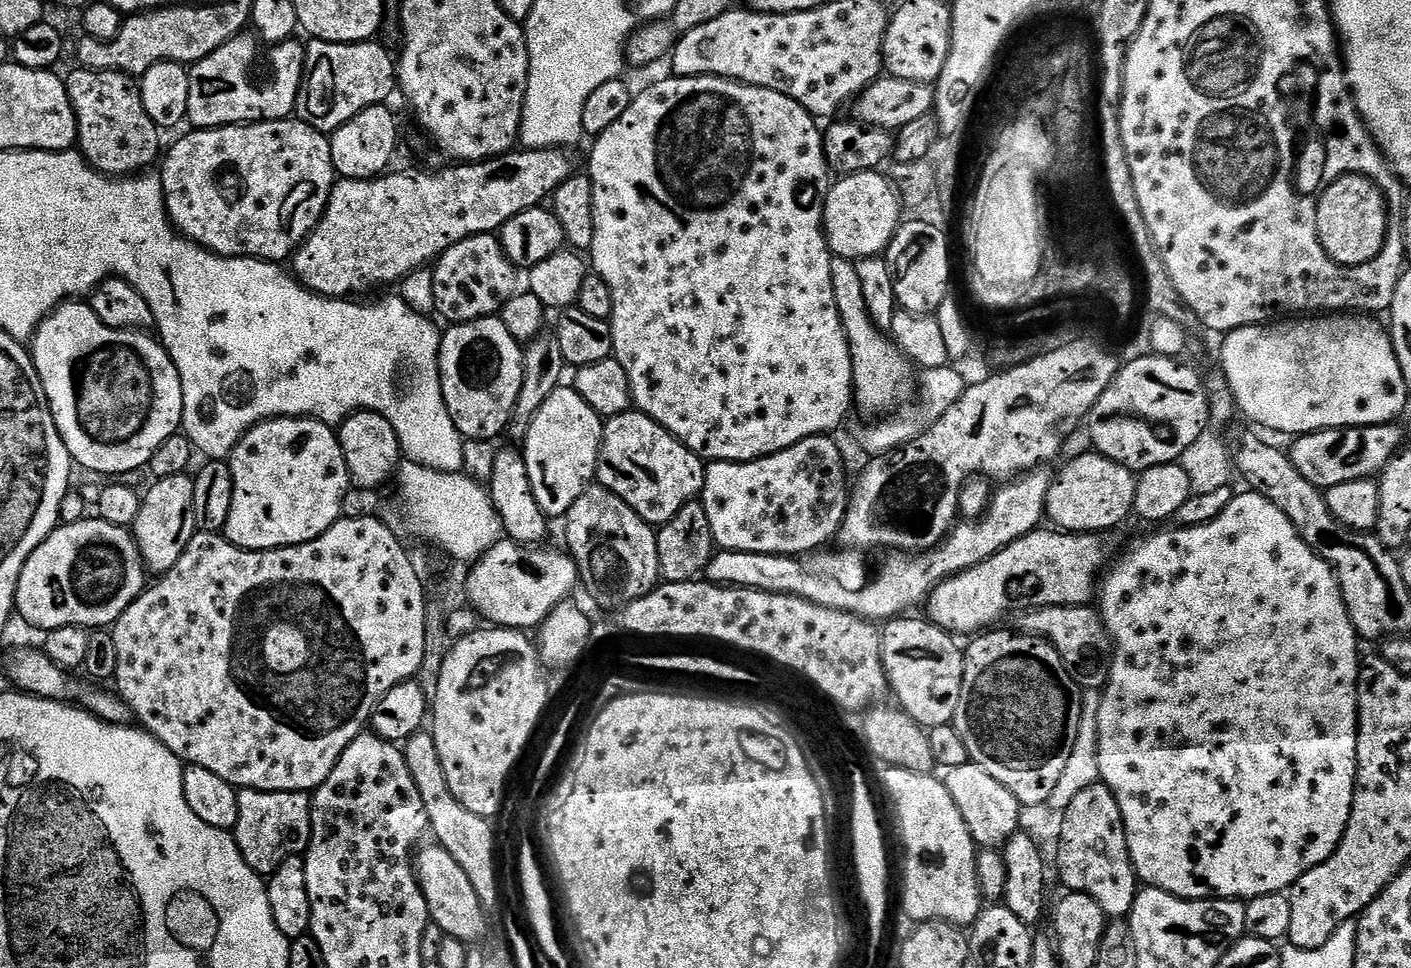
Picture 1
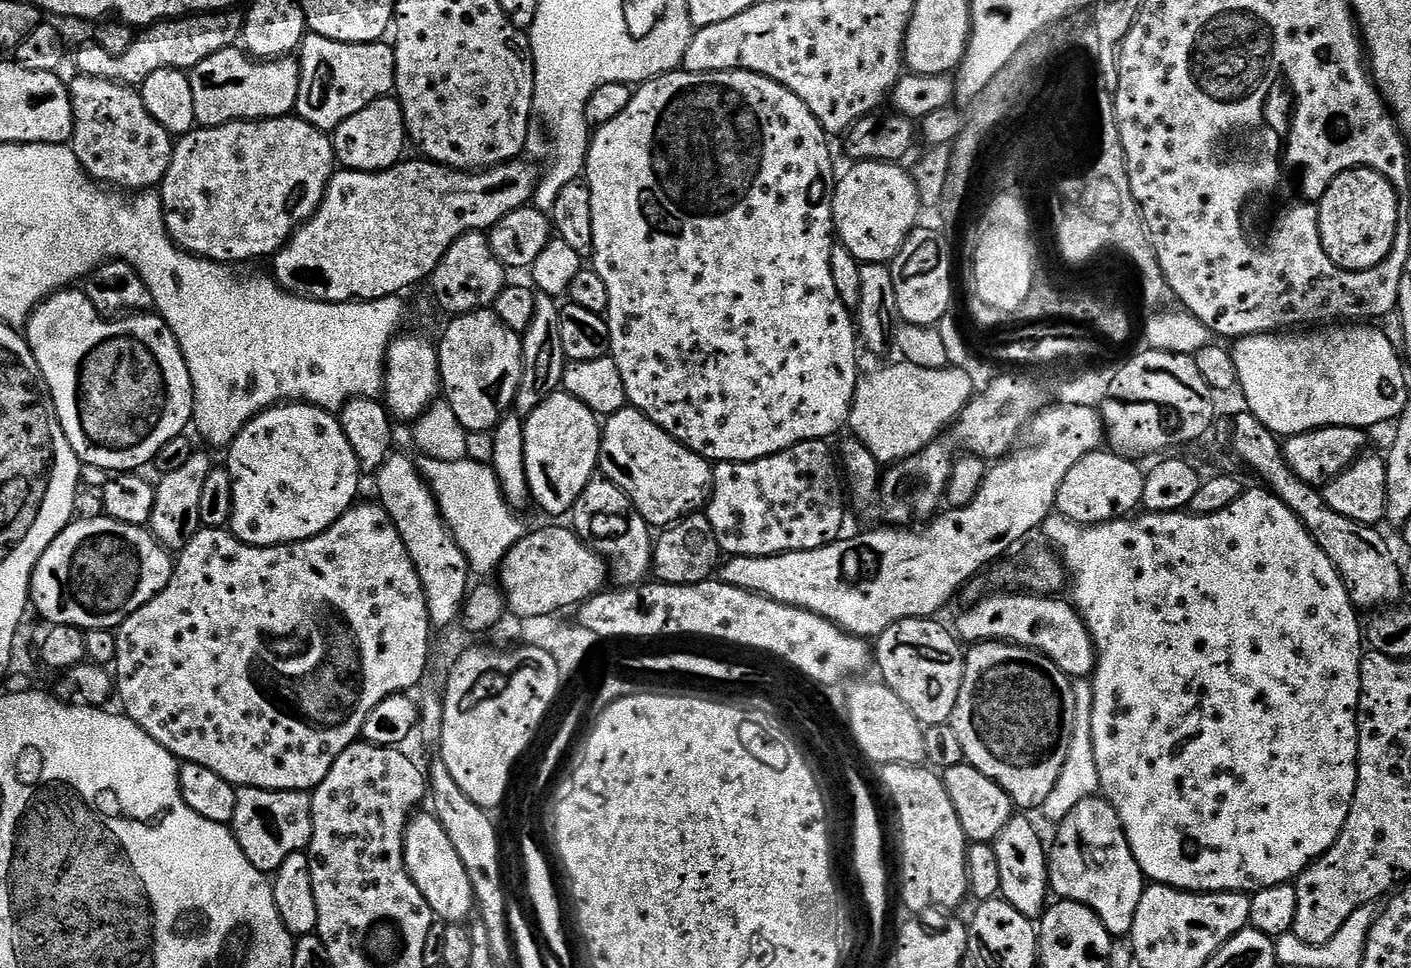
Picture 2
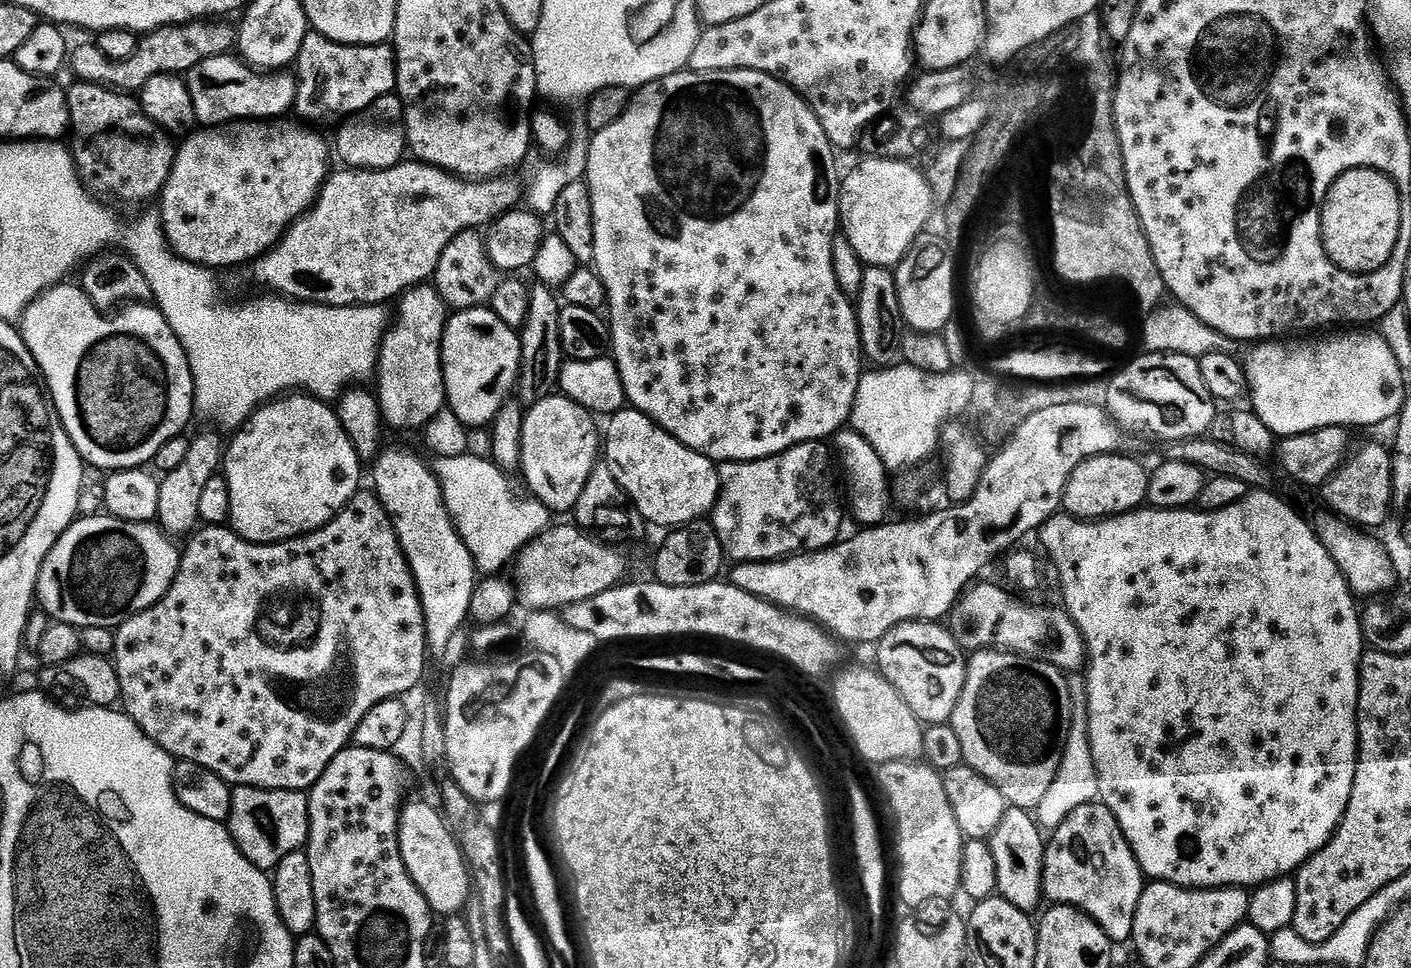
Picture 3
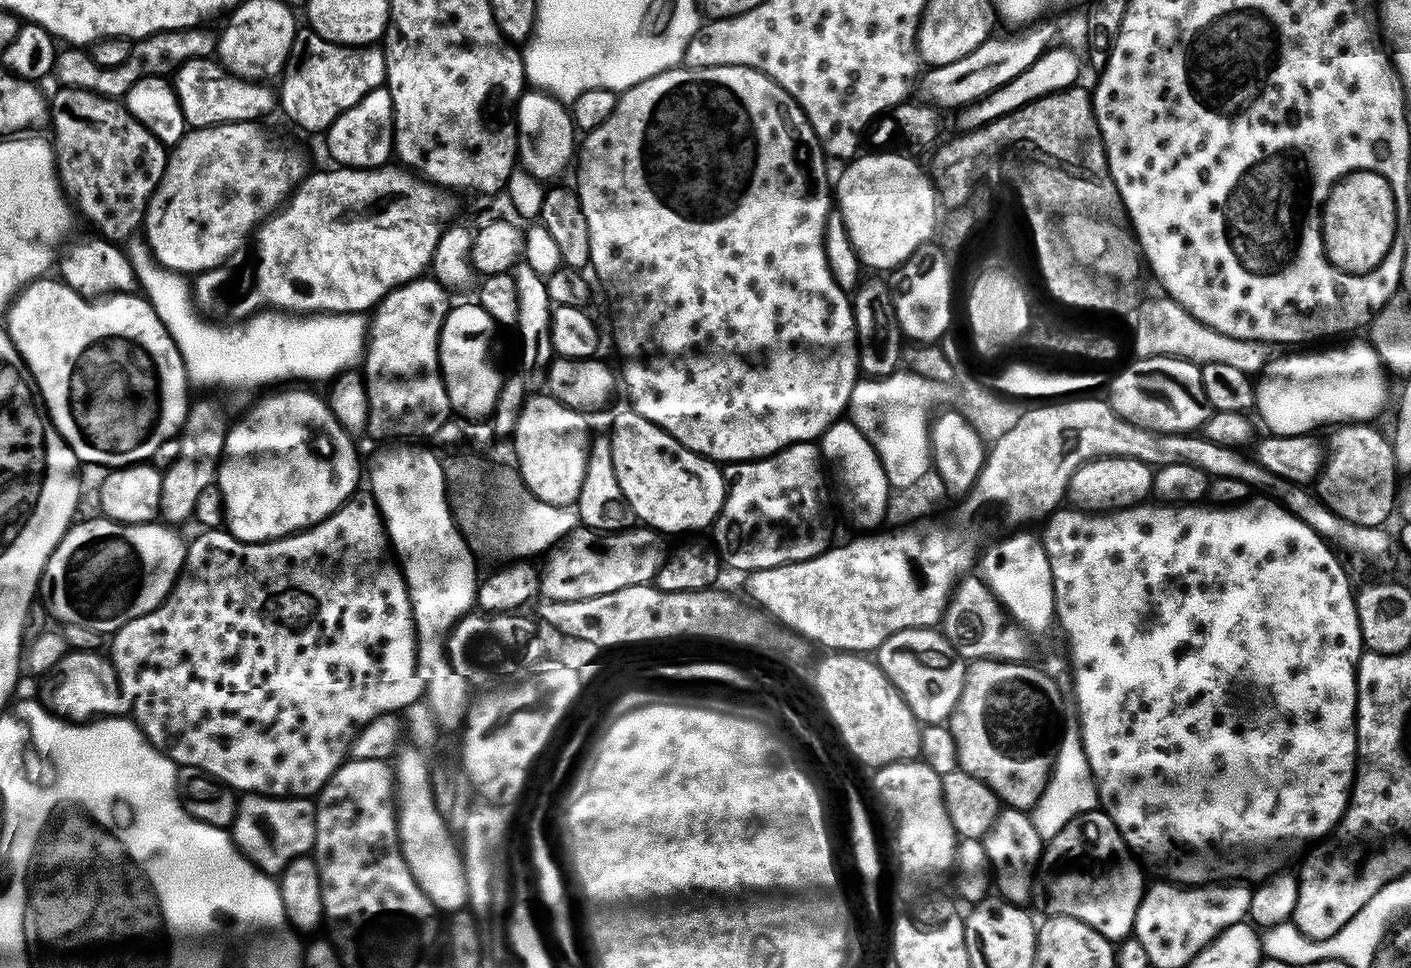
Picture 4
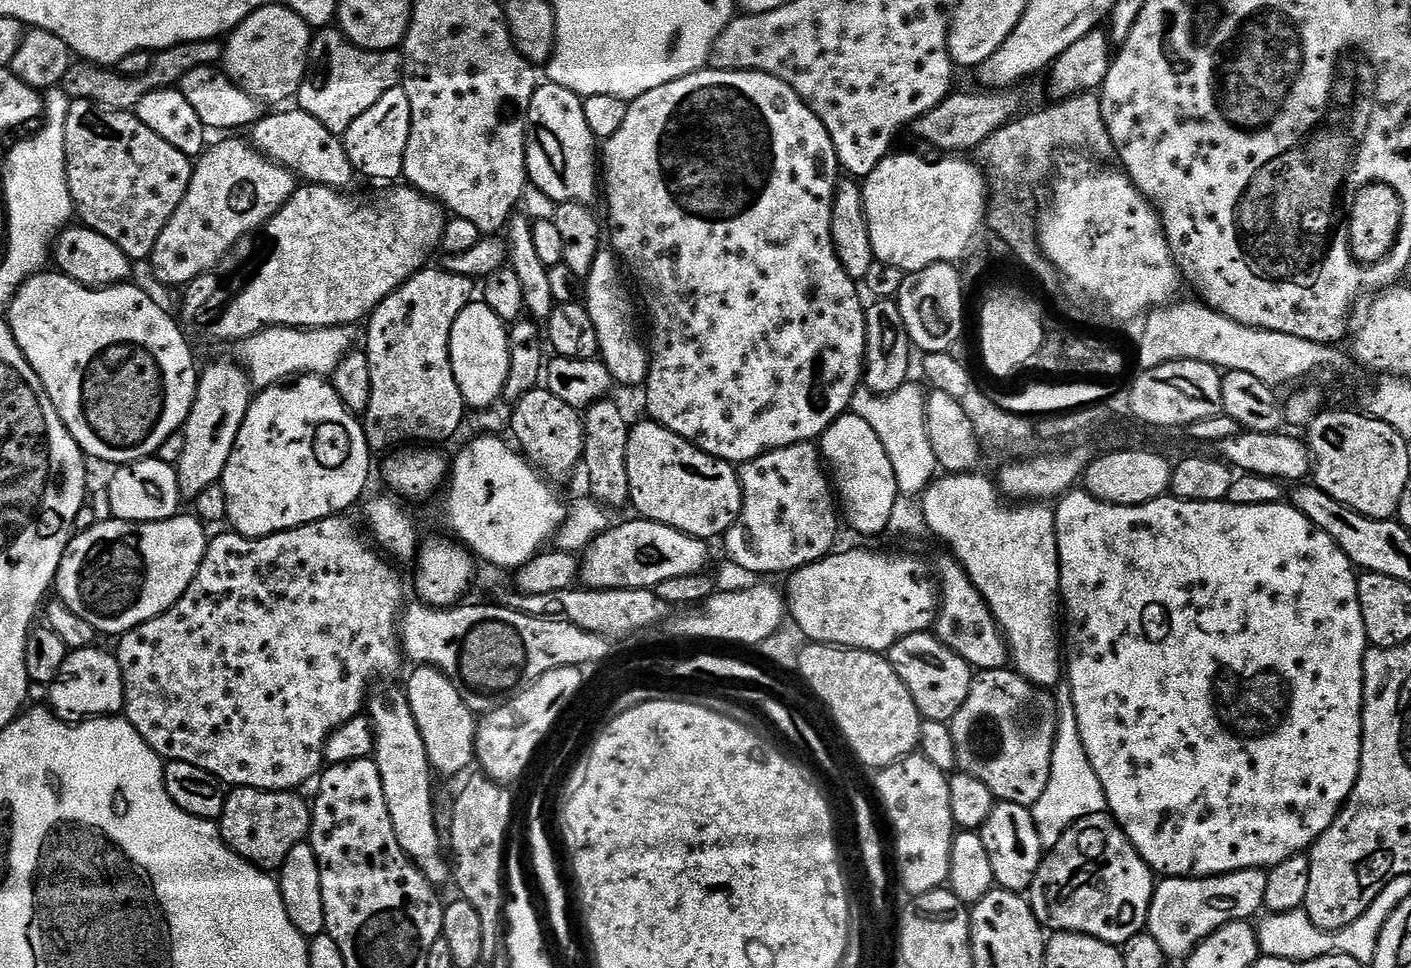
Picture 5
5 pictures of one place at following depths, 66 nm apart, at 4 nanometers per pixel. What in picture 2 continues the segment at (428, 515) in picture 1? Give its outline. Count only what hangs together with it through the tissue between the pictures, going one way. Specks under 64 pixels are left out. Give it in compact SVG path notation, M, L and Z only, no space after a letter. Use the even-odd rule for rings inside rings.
M422 456L417 459L417 468L430 486L438 504L438 509L454 535L454 540L463 550L468 567L488 578L495 573L504 560L505 554L526 534L526 527L519 516L506 502L501 492L496 472L491 465L469 458L458 462L442 462Z

